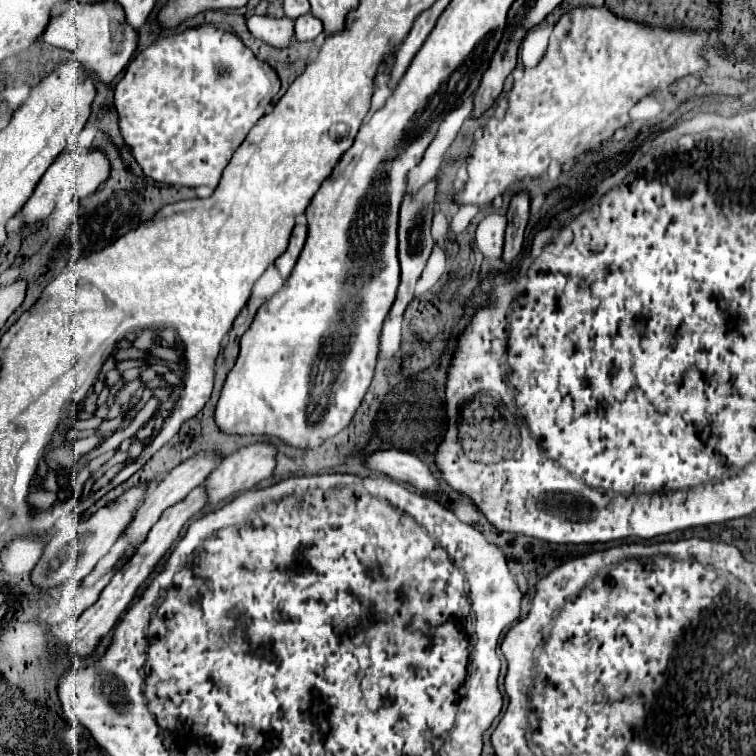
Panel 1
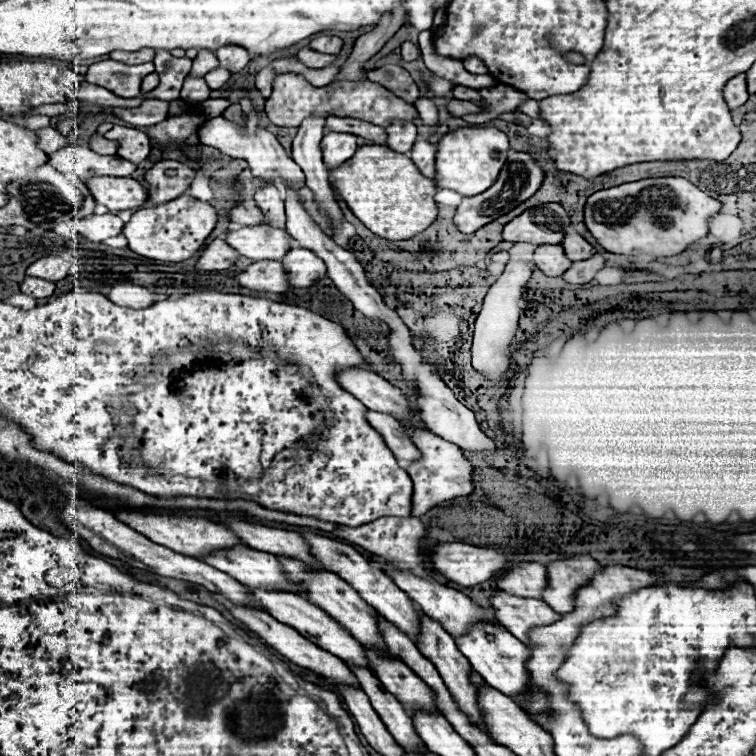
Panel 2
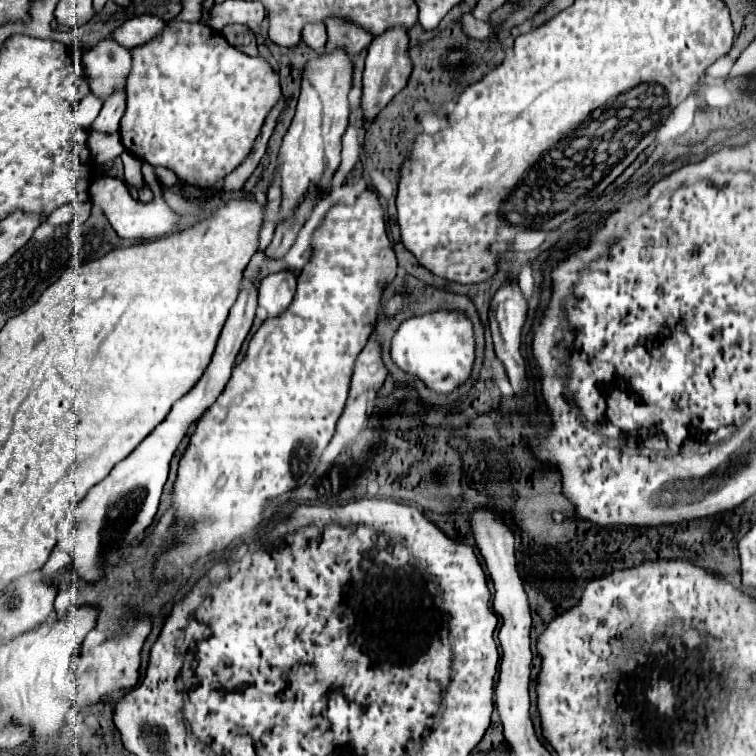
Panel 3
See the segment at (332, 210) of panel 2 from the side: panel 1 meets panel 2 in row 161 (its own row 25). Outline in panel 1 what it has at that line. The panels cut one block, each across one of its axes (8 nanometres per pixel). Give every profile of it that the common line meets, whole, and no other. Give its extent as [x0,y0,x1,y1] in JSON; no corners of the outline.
[294,14,322,42]

